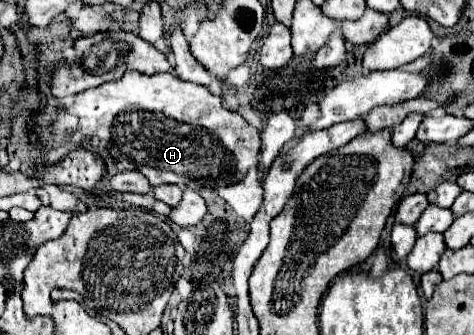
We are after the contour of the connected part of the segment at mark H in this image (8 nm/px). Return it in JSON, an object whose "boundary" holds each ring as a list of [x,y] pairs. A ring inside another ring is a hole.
{"boundary":[[[124,71],[124,75],[116,81],[102,83],[94,89],[86,89],[76,95],[70,107],[62,107],[64,111],[78,117],[76,131],[82,133],[84,139],[98,137],[108,139],[112,143],[112,157],[128,159],[128,163],[136,165],[152,185],[160,183],[176,183],[176,185],[198,185],[198,187],[218,187],[240,181],[250,167],[258,165],[260,153],[260,133],[248,121],[244,121],[238,113],[222,107],[222,99],[212,95],[206,87],[182,81],[172,73],[158,75],[140,75],[138,71]]]}

